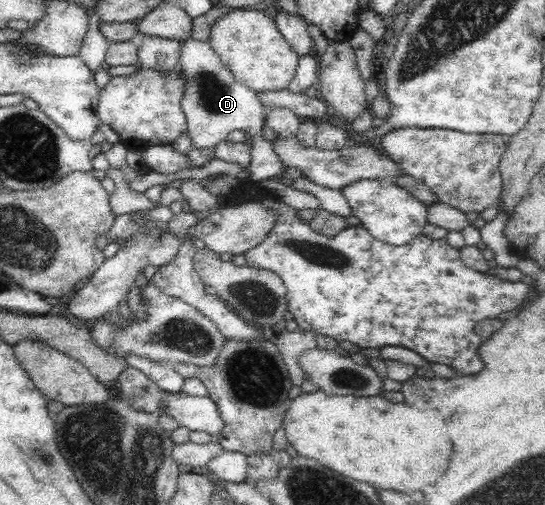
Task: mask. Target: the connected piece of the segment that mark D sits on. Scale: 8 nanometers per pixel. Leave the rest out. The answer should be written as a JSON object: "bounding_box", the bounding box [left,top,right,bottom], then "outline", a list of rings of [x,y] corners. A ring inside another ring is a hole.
{"bounding_box":[179,37,287,181],"outline":[[[191,37],[182,41],[179,58],[182,83],[185,89],[182,94],[181,108],[185,116],[185,128],[190,137],[192,148],[196,150],[212,150],[216,144],[228,138],[232,131],[248,130],[253,141],[250,151],[251,164],[249,166],[250,181],[268,180],[281,170],[287,169],[281,165],[272,150],[272,142],[261,138],[261,131],[266,128],[262,118],[265,117],[256,91],[240,84],[235,80],[232,72],[222,63],[222,59],[210,46],[208,41],[195,40]]]}

